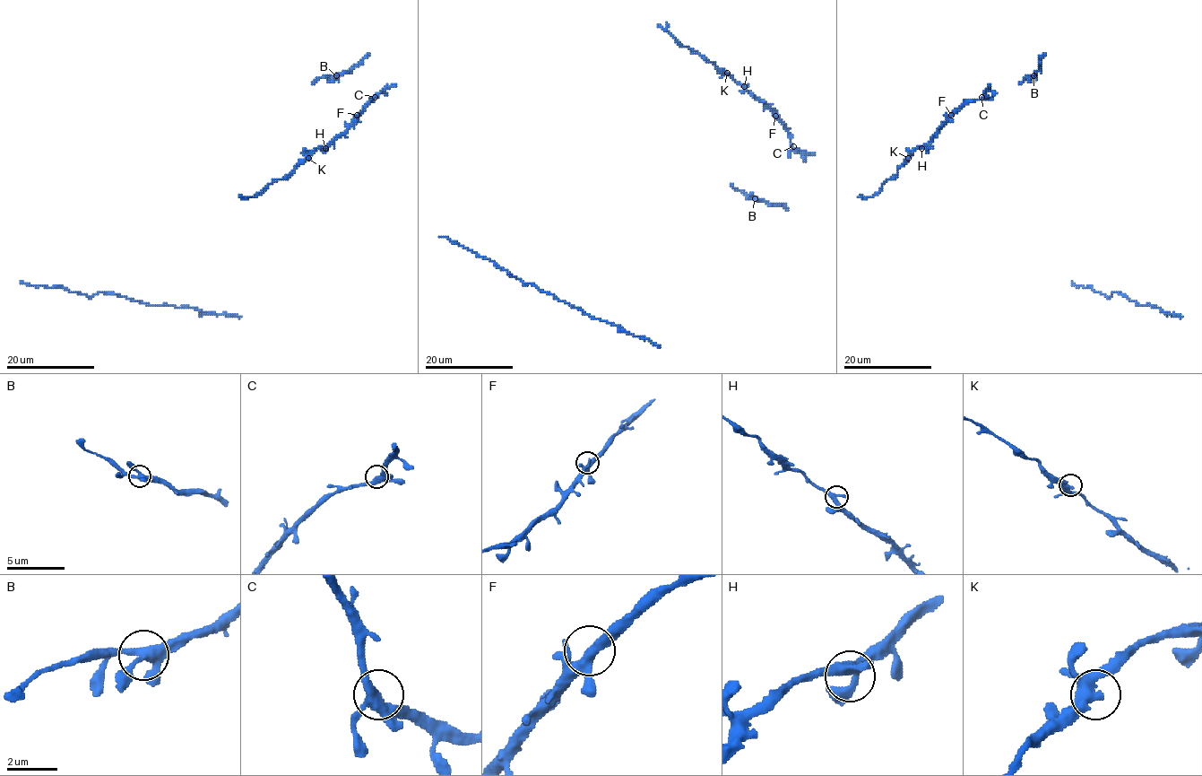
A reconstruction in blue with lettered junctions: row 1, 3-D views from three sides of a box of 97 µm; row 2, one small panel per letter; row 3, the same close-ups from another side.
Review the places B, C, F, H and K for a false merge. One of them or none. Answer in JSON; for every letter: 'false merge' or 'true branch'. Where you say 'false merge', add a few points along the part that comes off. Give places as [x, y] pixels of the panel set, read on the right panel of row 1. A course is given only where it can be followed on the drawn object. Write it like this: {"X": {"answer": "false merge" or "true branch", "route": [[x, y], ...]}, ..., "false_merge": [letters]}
{"B": {"answer": "true branch"}, "C": {"answer": "true branch"}, "F": {"answer": "true branch"}, "H": {"answer": "true branch"}, "K": {"answer": "true branch"}, "false_merge": []}

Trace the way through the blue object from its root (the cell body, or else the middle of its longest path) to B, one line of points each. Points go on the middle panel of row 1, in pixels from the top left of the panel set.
B: (730, 186), (754, 198)

